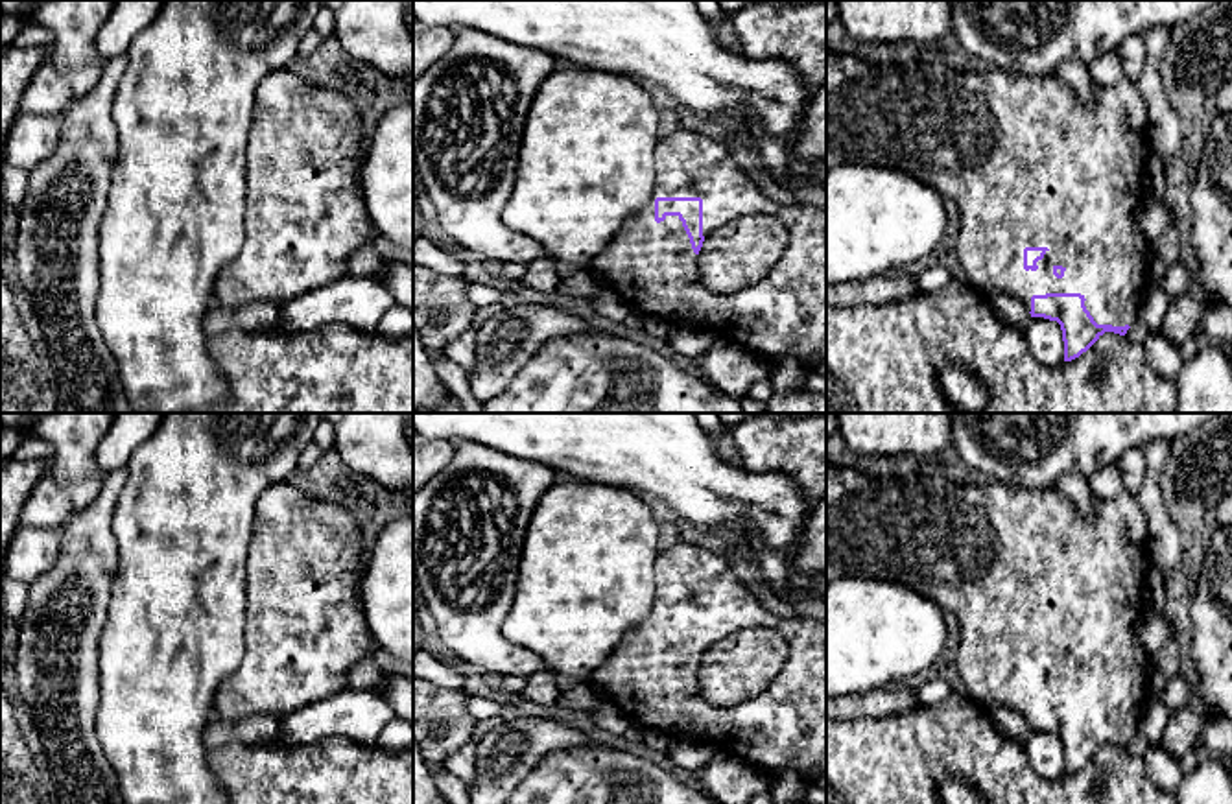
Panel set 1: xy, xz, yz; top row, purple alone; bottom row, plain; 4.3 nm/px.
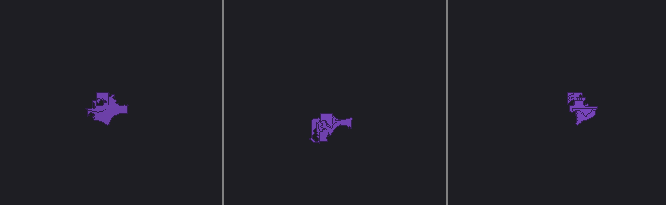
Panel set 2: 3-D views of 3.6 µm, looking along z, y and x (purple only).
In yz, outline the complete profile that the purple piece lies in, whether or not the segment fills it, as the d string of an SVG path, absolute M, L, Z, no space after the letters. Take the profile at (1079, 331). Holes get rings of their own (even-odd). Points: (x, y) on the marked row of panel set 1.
M826 50L826 173L841 164L876 164L902 170L952 199L959 208L957 258L965 280L985 297L1007 293L1024 302L1031 317L1057 321L1062 330L1064 361L1086 352L1105 332L1125 336L1140 317L1147 288L1151 243L1136 229L1134 216L1147 199L1149 111L1136 79L1123 76L1116 85L1096 81L1094 105L1086 107L1073 89L1057 76L1024 77L1000 68L961 72L941 61L867 63L856 55Z

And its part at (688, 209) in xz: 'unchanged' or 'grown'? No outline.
grown

